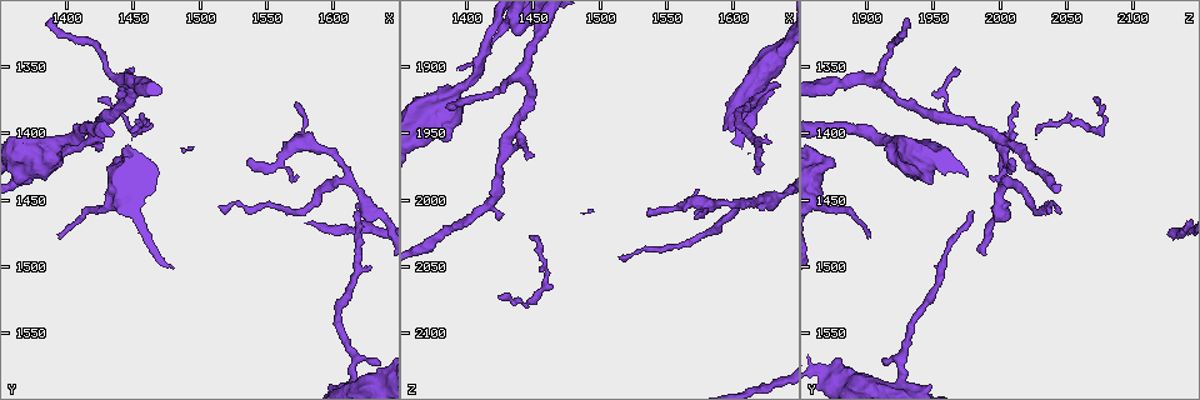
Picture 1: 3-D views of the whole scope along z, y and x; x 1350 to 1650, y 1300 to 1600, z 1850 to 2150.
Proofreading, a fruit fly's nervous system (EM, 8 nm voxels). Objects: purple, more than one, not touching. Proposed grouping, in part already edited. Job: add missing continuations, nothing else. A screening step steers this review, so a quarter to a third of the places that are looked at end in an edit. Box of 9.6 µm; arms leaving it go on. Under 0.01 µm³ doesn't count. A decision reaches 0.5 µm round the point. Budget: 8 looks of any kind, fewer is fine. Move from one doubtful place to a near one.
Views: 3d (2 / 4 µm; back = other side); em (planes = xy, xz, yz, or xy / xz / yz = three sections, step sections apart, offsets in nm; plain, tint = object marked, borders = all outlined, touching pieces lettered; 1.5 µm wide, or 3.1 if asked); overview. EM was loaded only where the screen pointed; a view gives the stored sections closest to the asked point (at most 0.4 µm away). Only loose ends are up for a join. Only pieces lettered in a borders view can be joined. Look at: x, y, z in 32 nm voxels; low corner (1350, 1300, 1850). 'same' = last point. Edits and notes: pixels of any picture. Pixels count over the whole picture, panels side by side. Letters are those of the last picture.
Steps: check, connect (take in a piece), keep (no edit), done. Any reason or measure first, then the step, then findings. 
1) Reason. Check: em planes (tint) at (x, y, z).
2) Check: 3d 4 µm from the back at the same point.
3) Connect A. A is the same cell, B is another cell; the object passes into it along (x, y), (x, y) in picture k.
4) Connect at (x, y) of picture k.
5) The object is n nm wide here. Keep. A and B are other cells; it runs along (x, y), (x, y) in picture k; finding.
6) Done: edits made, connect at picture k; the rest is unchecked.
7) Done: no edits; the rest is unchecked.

Check: 3d 2 µm at (1448, 1402, 2026).

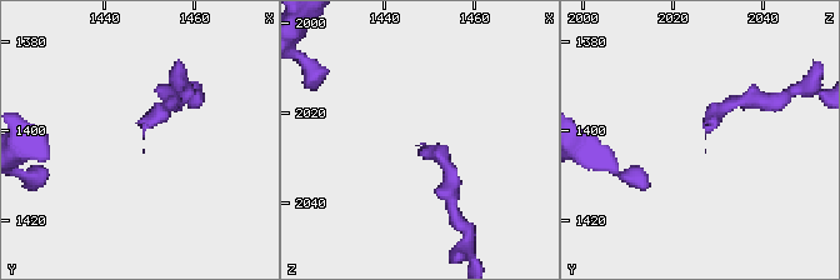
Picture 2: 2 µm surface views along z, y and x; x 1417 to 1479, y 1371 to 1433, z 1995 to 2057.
Need the tissue. Check: em yz step 4 (borders) at (1448, 1399, 2027).

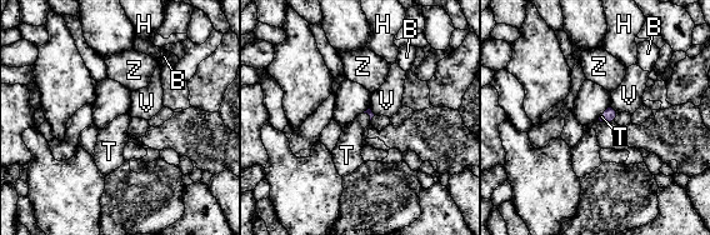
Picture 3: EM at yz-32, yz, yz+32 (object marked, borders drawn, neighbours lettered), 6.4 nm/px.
Check: em planes (borders) at the same point.

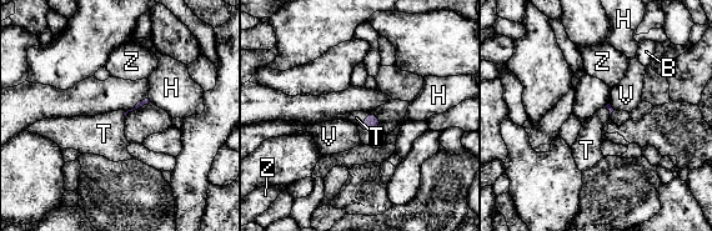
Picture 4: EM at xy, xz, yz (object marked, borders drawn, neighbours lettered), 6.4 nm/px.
Connect T. T is the same cell, B, H, V and Z are other cells; it goes on there.

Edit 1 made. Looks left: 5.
Check: overview.

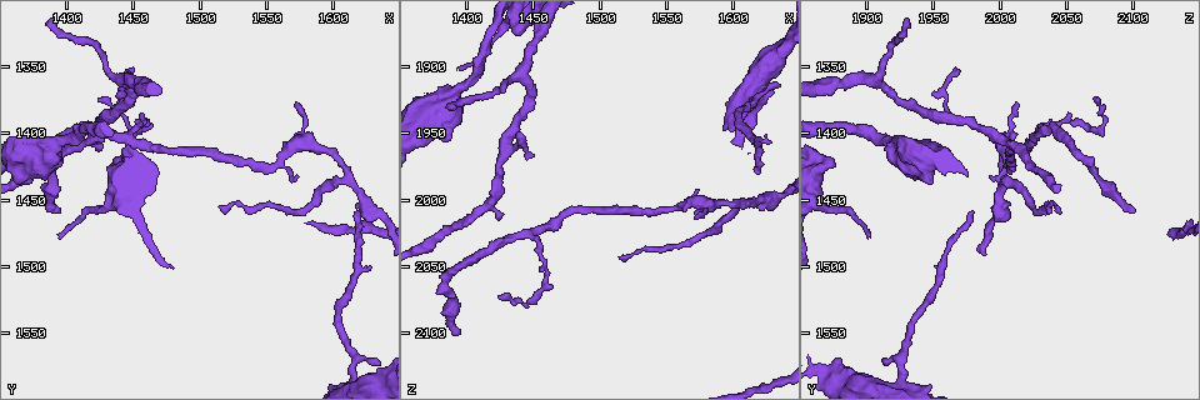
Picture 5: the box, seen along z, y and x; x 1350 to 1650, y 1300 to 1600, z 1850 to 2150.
Branch stops here. Check: em yz step 8 (tint) at (1394, 1478, 1902).

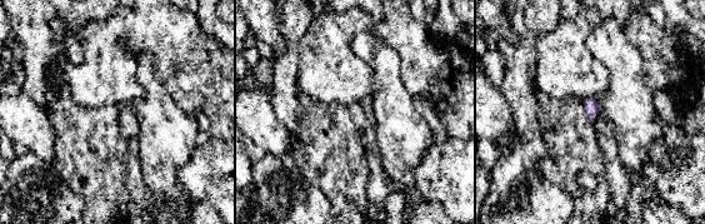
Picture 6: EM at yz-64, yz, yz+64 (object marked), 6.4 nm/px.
Cut it another way. Check: em planes (borders) at the same point.

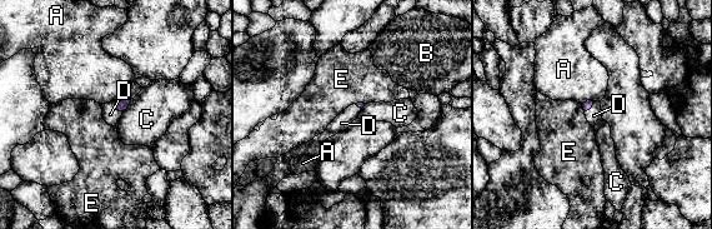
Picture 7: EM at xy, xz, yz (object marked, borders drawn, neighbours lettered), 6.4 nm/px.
Connect D. D is the same cell, A, B, C and E are other cells; the object passes into it along (121, 104), (115, 106), (110, 114) in picture 7; the cell continues.

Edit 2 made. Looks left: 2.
Thick end. Check: 3d 2 µm at (1436, 1420, 1876).

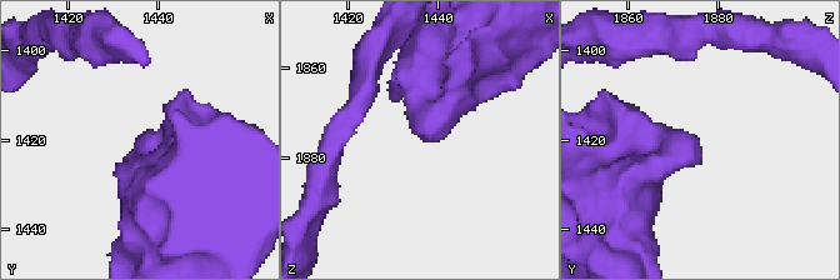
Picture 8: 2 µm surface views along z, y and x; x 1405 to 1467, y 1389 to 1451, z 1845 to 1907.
Need the tissue. Check: em yz step 4 (borders) at (1434, 1422, 1875).

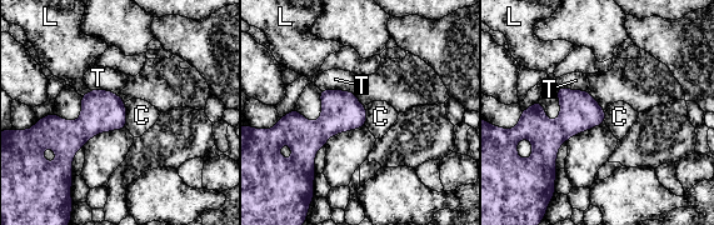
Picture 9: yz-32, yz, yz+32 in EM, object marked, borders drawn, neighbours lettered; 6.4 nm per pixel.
Keep. C, L and T are other cells; a border runs along (91, 90), (81, 96) in picture 9; no lettered piece goes on from it.

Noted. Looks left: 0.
Done: edits made, connect at picture 4, connect at picture 7; the rest is unchecked.

